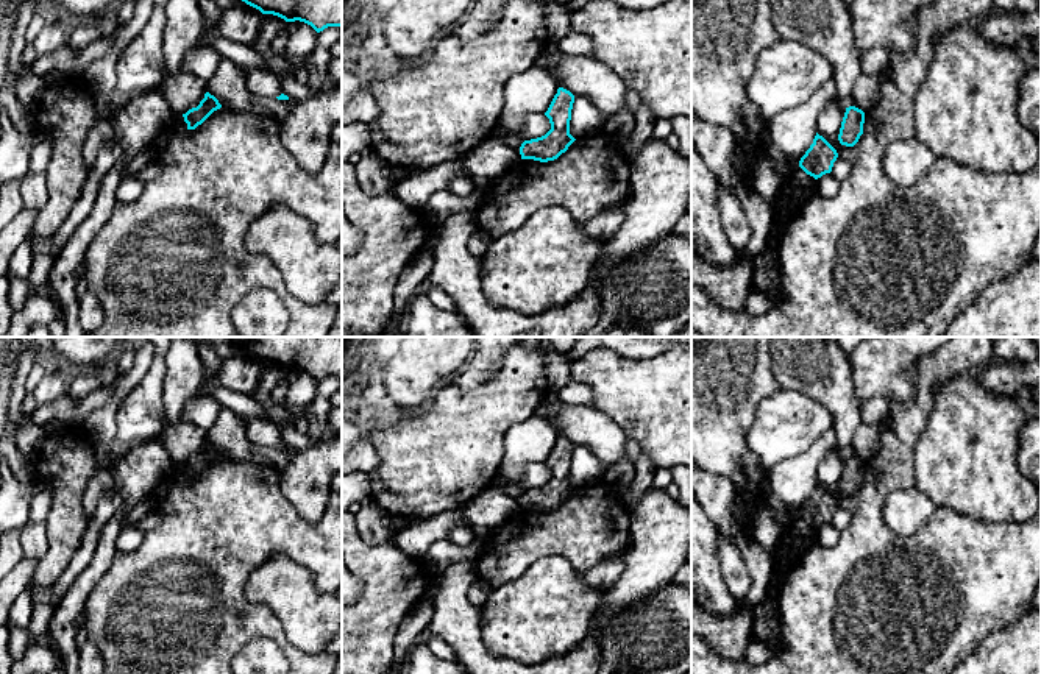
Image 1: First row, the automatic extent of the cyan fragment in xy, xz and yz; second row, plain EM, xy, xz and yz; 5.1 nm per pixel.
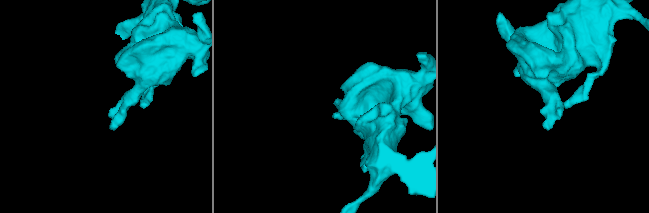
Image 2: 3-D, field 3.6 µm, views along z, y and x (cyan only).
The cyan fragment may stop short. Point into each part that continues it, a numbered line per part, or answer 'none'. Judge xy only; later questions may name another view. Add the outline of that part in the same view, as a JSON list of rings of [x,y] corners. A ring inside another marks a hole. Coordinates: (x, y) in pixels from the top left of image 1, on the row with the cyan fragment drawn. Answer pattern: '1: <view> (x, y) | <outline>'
none

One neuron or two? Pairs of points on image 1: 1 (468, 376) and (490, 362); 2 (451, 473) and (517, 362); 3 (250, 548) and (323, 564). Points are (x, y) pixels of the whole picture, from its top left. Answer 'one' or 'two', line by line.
1: one
2: one
3: one

